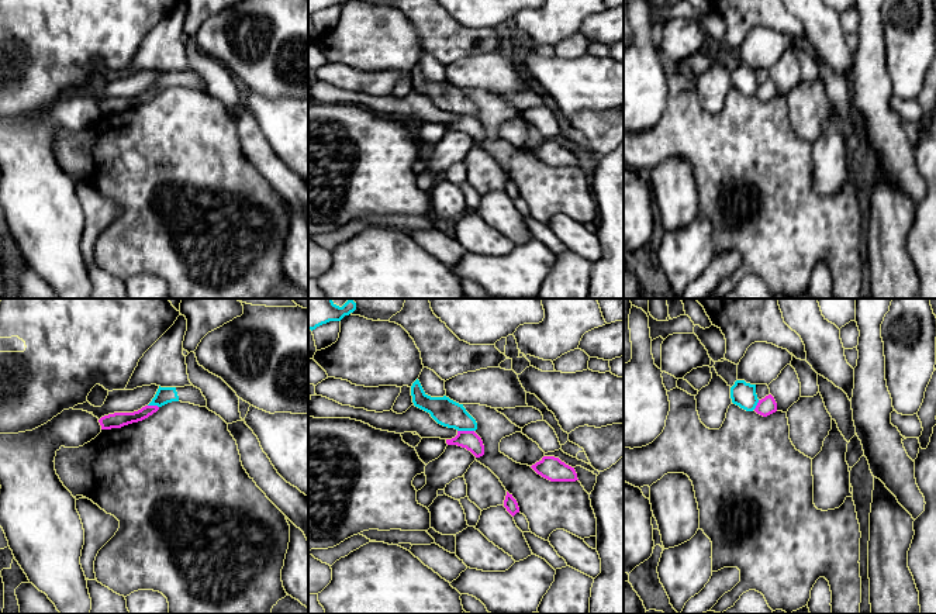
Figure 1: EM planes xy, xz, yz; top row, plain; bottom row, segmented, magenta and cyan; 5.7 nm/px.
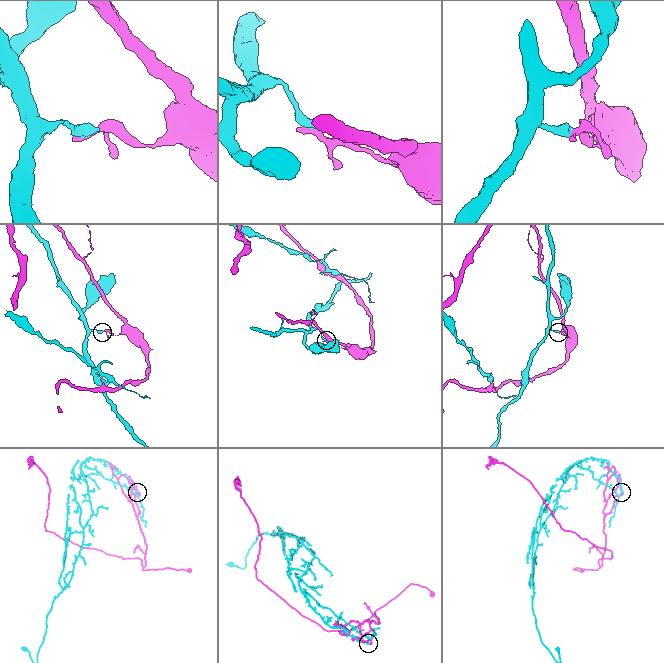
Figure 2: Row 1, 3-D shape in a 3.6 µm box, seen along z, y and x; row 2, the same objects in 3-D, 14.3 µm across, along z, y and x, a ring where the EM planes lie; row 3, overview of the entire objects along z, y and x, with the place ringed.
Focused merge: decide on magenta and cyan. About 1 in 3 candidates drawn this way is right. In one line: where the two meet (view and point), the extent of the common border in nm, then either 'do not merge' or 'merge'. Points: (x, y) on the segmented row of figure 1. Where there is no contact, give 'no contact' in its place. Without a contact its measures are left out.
contact xz (466, 431); length 100 nm; do not merge

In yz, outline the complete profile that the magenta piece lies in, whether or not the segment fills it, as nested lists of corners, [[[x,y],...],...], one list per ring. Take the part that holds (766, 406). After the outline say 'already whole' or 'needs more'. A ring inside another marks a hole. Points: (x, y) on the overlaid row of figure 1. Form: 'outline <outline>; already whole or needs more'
outline [[[771,394],[766,396],[764,399],[759,400],[754,411],[763,417],[767,417],[777,411],[777,403]]]; already whole

